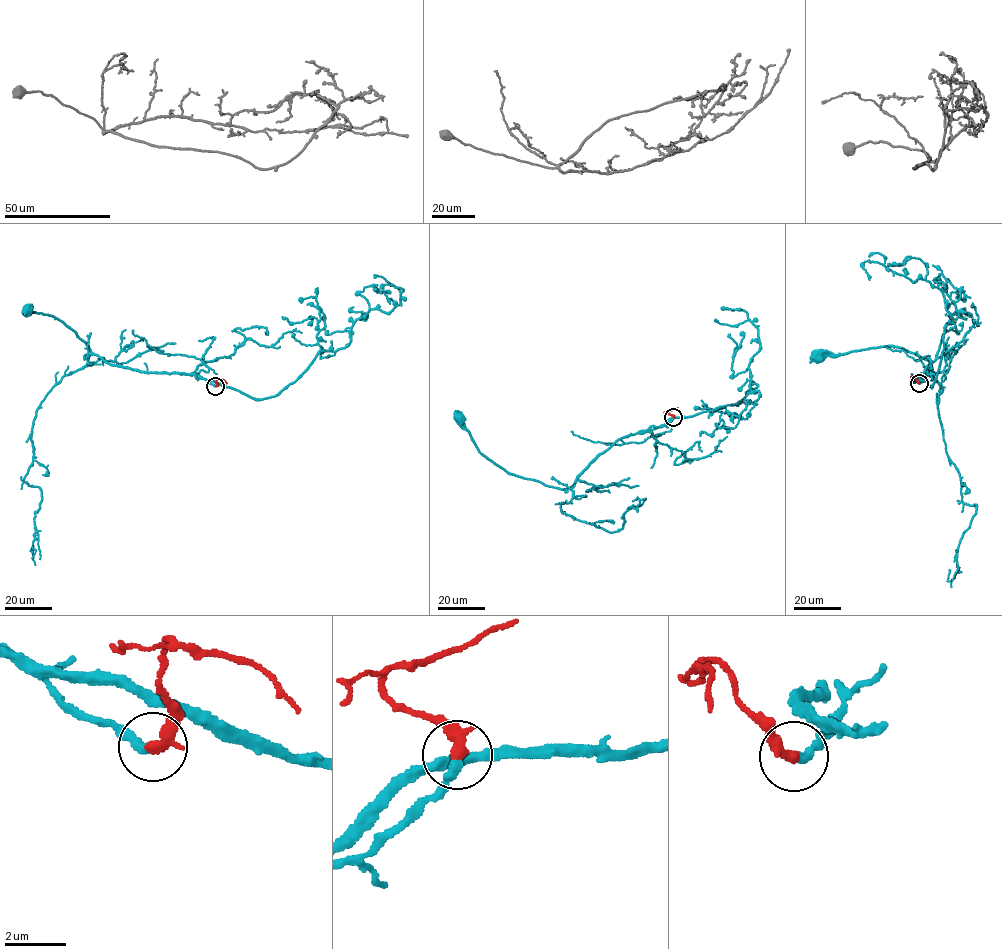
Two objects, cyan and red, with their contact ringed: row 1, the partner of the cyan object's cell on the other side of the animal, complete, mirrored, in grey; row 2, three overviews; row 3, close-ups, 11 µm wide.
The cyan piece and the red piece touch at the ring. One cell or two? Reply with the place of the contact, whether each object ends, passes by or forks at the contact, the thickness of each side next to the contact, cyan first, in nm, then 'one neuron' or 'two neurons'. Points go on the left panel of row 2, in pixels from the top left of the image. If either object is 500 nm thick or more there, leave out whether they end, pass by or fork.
place (215, 386); cyan ends; red ends; calibres 280 and 400 nm; one neuron

